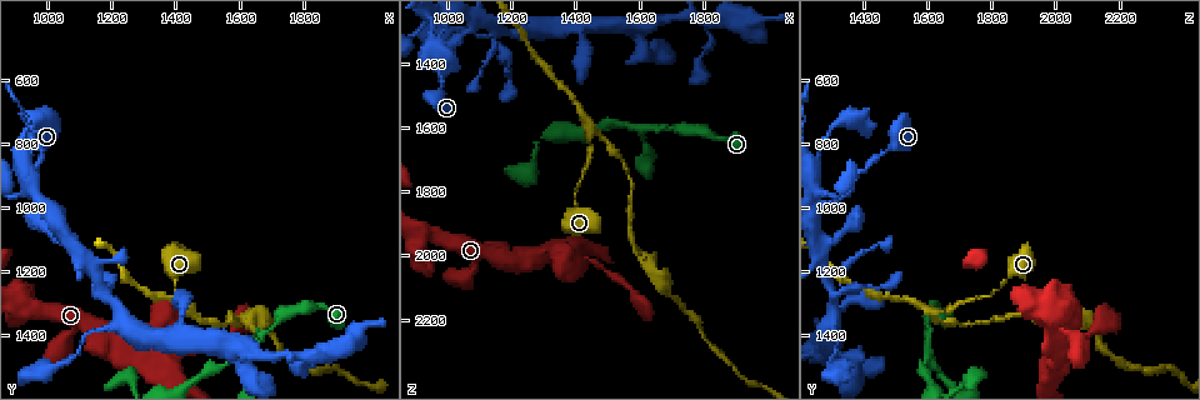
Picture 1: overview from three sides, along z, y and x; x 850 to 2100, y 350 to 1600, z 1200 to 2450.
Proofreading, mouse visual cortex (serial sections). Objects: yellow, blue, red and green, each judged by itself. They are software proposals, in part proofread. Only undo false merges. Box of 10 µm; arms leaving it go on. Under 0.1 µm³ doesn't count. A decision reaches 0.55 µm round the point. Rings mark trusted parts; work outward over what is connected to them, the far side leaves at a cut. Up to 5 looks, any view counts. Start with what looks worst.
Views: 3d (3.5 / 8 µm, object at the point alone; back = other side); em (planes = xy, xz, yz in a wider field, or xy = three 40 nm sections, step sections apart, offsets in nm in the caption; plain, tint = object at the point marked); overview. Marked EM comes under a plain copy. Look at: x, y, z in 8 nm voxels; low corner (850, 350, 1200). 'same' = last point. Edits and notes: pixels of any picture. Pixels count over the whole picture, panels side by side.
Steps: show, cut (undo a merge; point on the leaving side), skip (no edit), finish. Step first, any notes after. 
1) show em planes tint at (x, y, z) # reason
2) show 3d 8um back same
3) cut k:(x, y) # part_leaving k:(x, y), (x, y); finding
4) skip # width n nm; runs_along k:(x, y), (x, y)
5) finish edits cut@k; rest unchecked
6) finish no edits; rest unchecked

show 3d 3.5um at (1450, 1320, 1620) # three arms meet

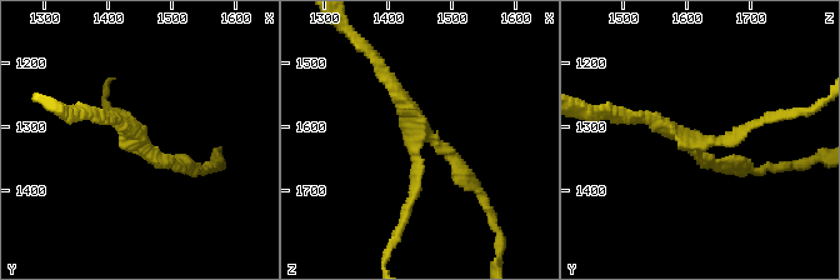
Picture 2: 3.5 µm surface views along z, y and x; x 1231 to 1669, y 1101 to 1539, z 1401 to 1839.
show em xy step 1 tint at (1450, 1325, 1620) # arms 3; arm_widths 100, 150, 200 nm

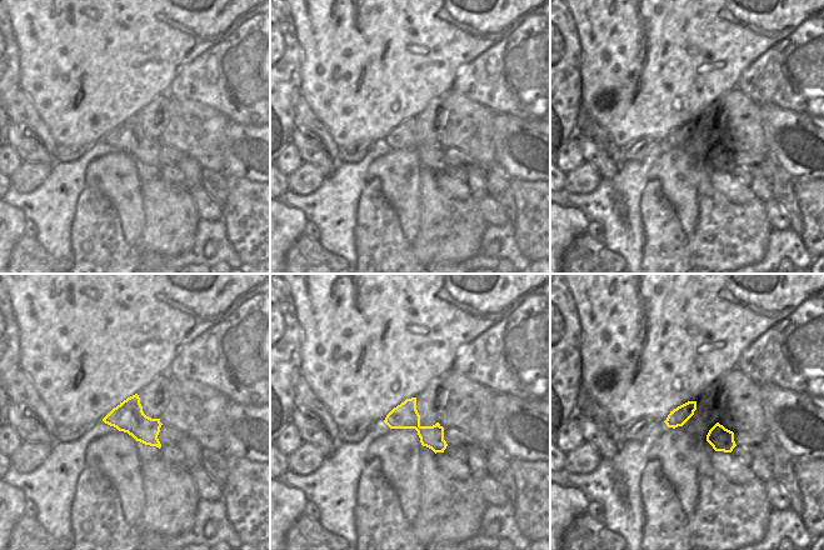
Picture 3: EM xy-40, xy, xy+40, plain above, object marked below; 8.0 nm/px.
show em planes tint same # another direction

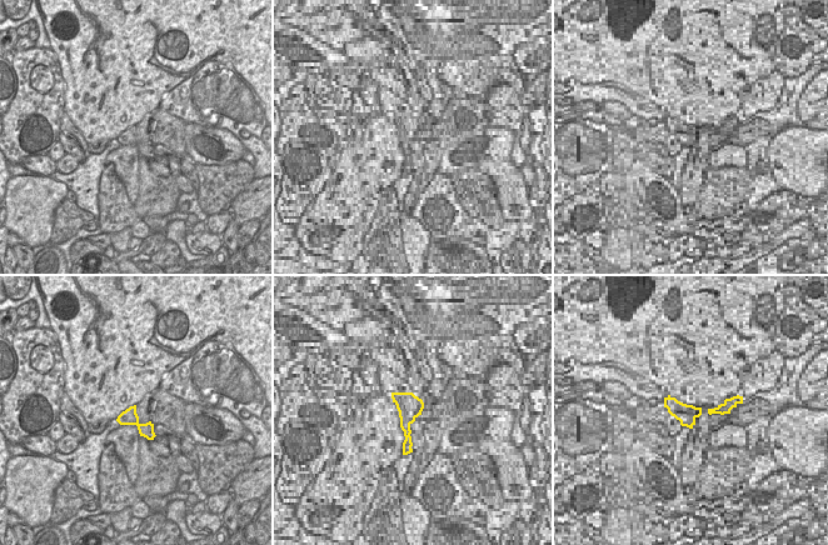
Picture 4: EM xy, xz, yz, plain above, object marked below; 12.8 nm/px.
skip # runs_along 2:(126, 116), (153, 158), (195, 170); continuous, no second cell

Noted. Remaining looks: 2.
show 3d 8um at (1550, 1450, 1300) # sudden change in width

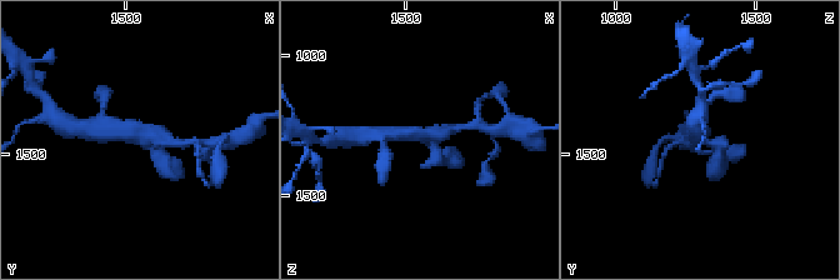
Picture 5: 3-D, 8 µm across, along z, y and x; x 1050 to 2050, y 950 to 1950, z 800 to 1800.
show em xy step 3 tint same # arms 3; arm_widths 250, 300, 450 nm

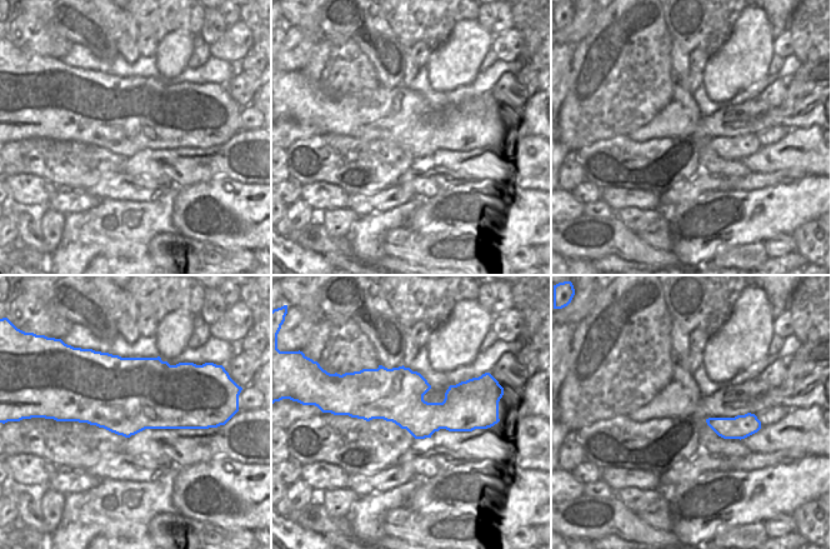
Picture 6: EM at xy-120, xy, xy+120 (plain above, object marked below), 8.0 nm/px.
skip # width 420 nm; runs_along 5:(108, 128), (128, 136), (176, 141); one cell here

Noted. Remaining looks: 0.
finish no edits; rest unchecked

